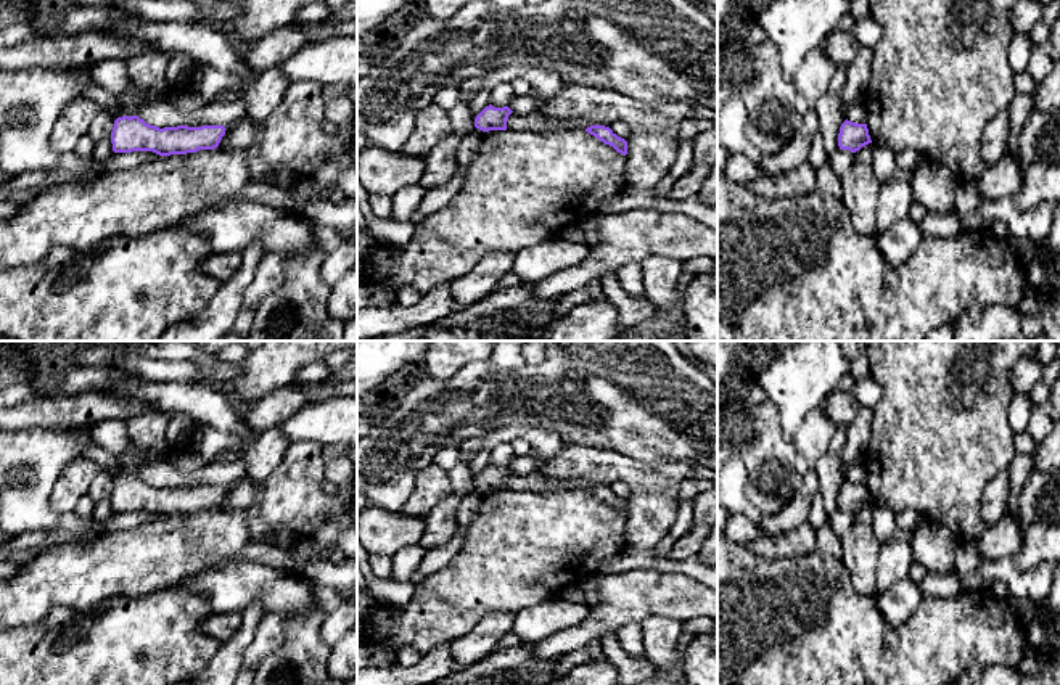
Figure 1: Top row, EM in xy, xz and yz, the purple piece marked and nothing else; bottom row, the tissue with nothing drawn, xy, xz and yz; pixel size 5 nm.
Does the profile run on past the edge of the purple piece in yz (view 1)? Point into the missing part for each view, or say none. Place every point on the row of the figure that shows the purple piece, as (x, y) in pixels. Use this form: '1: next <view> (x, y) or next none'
1: next none

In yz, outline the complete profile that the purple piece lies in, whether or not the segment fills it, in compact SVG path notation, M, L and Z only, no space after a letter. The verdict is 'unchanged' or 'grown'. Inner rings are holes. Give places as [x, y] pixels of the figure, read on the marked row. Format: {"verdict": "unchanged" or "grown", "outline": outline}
{"verdict": "unchanged", "outline": "M844 121L838 133L840 150L849 150L851 153L859 151L862 146L872 143L867 124L856 124Z"}

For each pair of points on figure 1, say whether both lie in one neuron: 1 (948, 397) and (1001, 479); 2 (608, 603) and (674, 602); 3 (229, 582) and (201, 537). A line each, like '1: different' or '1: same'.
1: different
2: same
3: different

